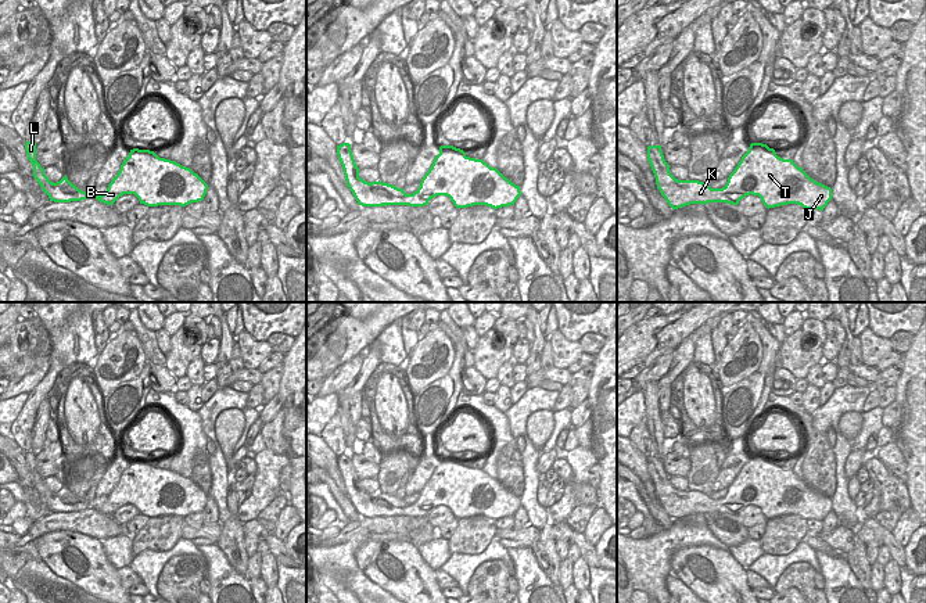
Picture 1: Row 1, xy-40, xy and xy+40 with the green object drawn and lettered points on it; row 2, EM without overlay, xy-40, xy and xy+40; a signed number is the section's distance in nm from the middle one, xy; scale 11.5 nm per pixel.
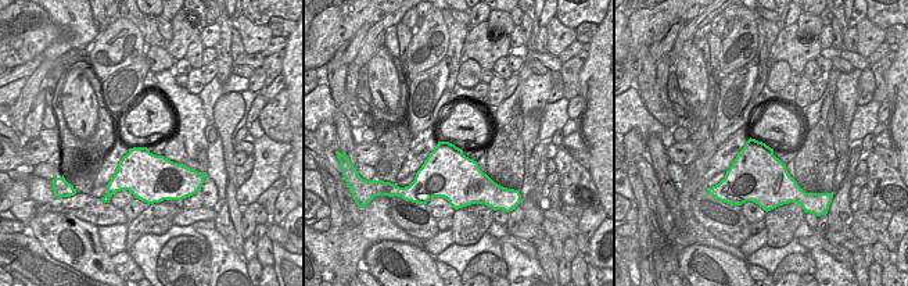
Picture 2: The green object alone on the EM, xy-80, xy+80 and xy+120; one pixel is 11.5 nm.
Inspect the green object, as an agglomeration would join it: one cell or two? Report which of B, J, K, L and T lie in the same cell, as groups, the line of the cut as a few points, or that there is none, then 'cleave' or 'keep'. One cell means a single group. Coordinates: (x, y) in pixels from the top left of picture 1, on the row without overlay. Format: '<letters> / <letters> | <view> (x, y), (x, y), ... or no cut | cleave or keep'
B J K L T | no cut | keep

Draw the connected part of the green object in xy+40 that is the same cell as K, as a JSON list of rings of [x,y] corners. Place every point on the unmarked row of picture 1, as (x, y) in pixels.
[[[751,453],[722,499],[711,499],[699,491],[678,491],[670,482],[661,456],[647,457],[647,470],[657,499],[672,520],[690,514],[726,513],[737,516],[746,506],[758,506],[769,520],[797,514],[819,520],[832,510],[832,499],[811,489],[793,470],[783,470],[774,459]]]

